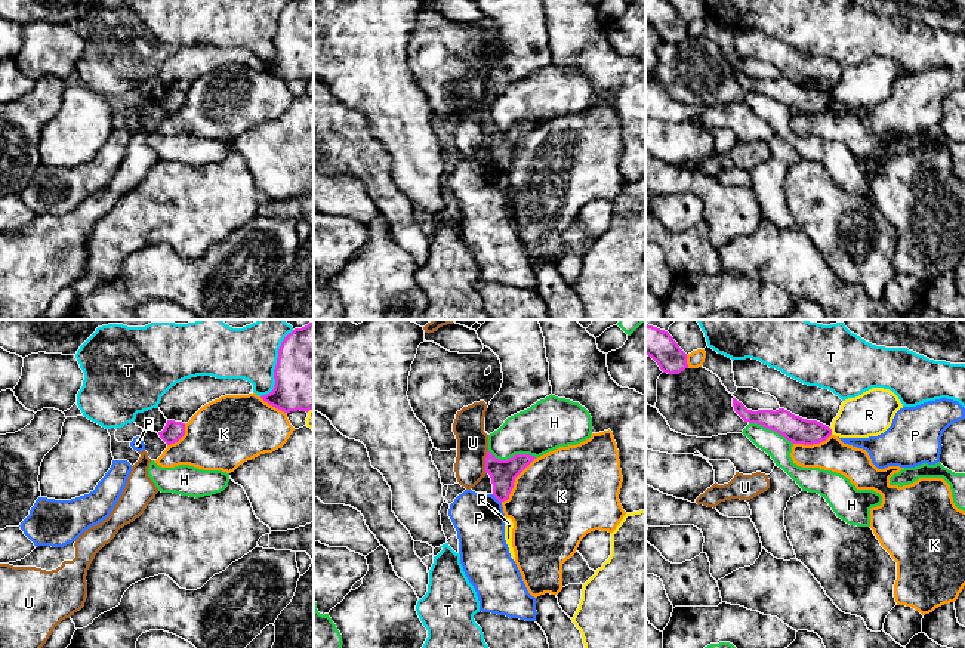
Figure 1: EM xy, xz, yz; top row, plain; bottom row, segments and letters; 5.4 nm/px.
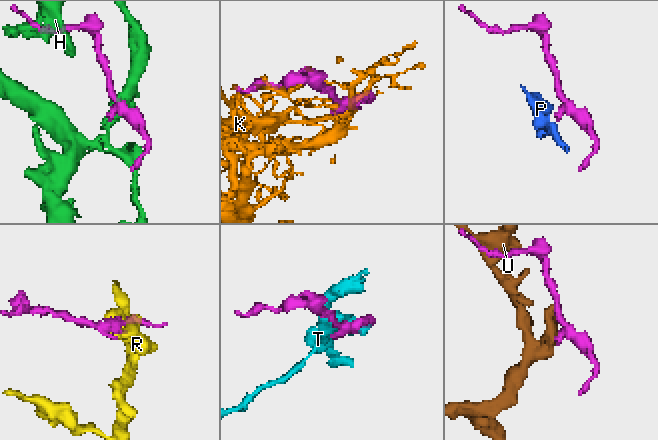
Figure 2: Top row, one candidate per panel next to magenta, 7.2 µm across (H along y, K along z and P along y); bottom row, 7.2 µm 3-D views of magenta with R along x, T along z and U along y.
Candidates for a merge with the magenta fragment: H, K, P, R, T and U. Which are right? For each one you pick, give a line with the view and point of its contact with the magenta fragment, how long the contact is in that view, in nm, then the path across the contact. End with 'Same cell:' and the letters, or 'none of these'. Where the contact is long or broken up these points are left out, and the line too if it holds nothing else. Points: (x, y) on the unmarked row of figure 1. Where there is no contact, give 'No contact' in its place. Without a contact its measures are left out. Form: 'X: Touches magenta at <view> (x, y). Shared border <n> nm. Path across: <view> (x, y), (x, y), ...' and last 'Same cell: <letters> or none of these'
Same cell: none of these

